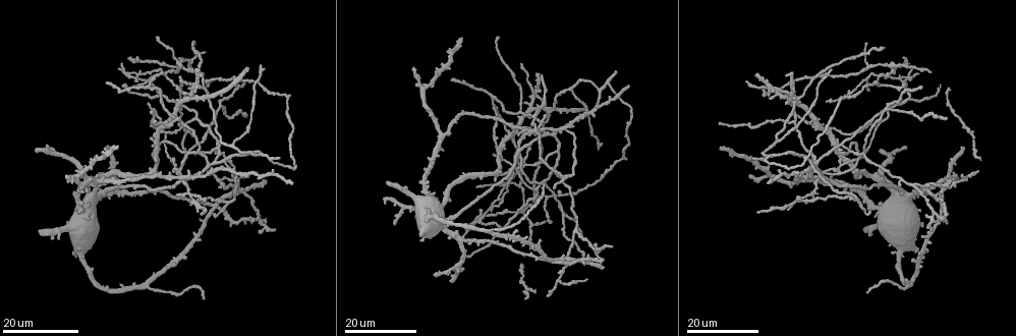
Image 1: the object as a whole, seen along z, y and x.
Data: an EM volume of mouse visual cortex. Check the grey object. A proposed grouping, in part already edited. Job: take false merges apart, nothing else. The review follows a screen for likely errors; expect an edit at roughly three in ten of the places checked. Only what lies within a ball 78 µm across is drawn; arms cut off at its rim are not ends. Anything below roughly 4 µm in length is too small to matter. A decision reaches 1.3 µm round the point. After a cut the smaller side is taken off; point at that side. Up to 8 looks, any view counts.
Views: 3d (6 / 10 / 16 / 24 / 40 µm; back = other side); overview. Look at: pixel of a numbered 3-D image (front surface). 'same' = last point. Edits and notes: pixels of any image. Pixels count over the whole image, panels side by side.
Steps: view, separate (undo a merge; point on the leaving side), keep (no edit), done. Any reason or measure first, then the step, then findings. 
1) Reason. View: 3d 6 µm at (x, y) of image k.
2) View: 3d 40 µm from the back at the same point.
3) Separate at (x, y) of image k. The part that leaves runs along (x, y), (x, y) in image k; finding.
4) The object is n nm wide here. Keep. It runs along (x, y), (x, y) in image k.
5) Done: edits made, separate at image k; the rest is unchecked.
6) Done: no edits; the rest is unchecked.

Branch point. View: 3d 24 µm at (192, 193) of image 1.

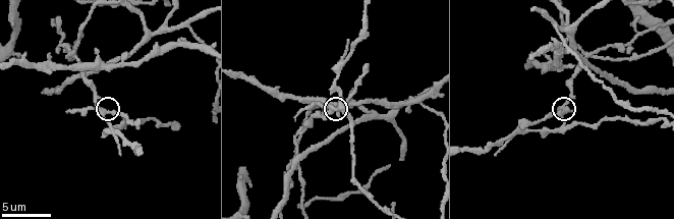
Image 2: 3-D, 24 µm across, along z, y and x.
View: 3d 10 µm at (104, 112) of image 2.

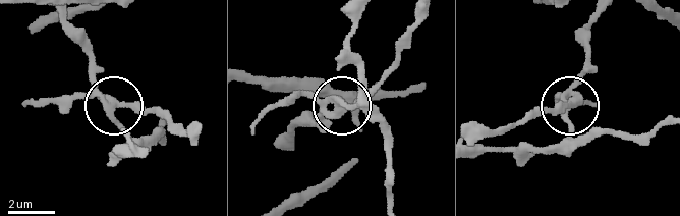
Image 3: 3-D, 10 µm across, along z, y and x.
The object is 300 nm wide here. Separate at (145, 109) of image 3. The part that leaves runs along (116, 105), (155, 113), (174, 128), (200, 124) in image 3; a second neuron is stuck on.

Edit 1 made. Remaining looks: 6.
Three-way junction. View: 3d 16 µm at (537, 191) of image 1.

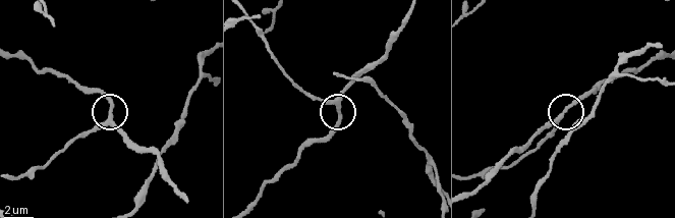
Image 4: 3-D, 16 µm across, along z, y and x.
View: 3d 6 µm at (336, 106) of image 4.

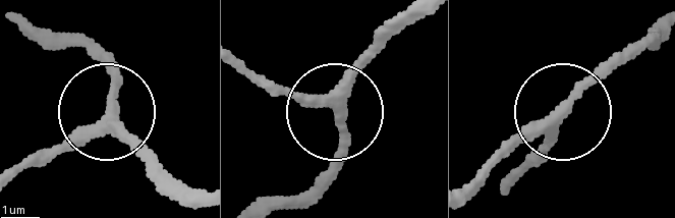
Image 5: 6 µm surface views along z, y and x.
The object is 290 nm wide here. Keep. It runs along (406, 19), (328, 107), (270, 95), (243, 71) in image 5; one neuron here.

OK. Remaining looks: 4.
Three arms meet. View: 3d 24 µm at (870, 67) of image 1.

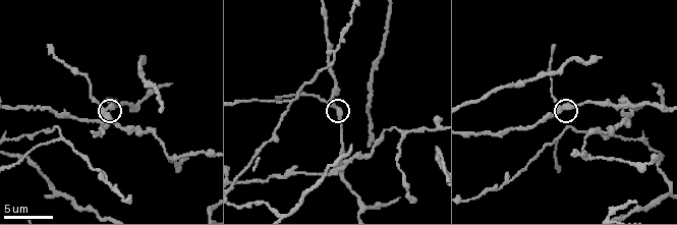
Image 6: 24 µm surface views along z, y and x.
View: 3d 6 µm at (330, 105) of image 6.

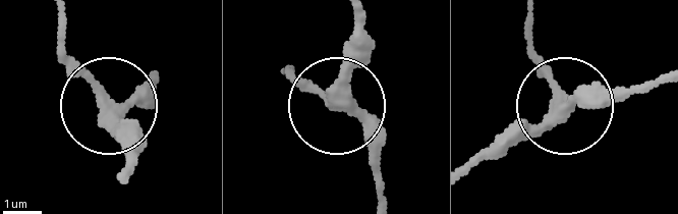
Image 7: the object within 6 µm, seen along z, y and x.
3 arms meet here. Keep. All the same neuron.

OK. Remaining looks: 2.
Branch point. View: 3d 16 µm at (885, 109) of image 1.

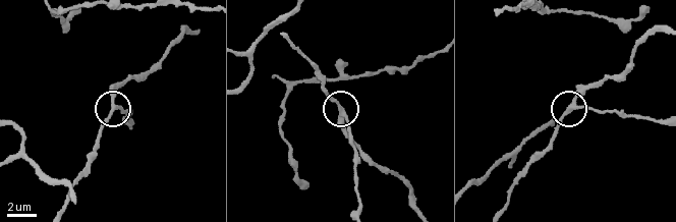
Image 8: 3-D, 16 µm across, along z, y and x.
Zoom in. View: 3d 10 µm at (572, 105) of image 8.

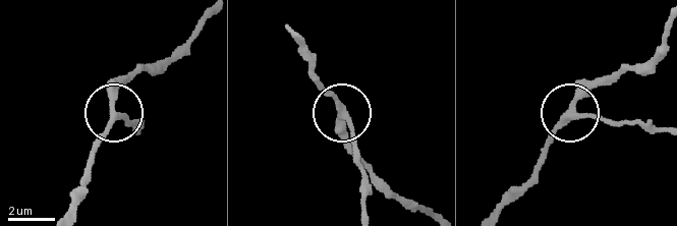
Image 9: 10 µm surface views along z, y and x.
The side arm is 15 µm long. Keep. It runs along (69, 208), (91, 167), (122, 75) in image 9; one neuron here.

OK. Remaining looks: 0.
Done: edits made, separate at image 3; the rest is unchecked.

